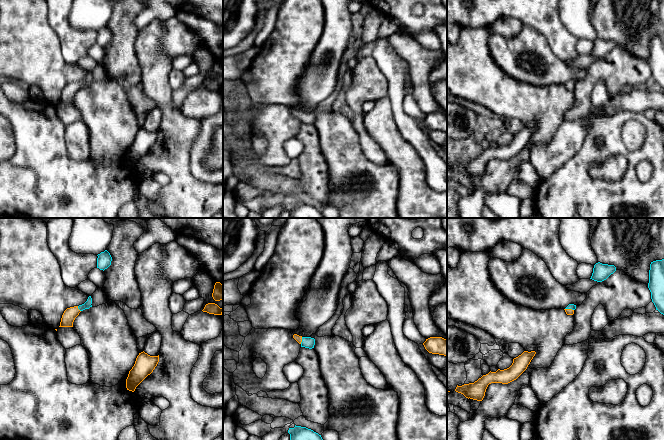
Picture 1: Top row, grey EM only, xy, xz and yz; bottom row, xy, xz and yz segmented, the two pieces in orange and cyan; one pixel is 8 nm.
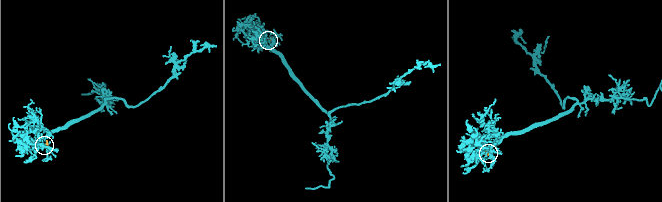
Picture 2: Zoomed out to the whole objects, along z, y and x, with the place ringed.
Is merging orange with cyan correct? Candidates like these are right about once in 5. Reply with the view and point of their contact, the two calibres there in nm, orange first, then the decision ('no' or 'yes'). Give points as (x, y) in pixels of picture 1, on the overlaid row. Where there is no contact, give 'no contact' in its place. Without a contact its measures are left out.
xy (78, 309) | 110/60 nm | yes

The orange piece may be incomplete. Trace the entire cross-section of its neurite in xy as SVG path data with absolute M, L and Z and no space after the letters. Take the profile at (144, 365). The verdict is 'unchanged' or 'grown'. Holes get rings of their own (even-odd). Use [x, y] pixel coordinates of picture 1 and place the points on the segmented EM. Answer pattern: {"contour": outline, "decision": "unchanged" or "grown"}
{"contour": "M144 351L139 353L126 379L127 390L134 392L136 387L153 372L158 362L159 355L150 356Z", "decision": "unchanged"}

